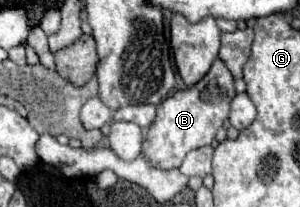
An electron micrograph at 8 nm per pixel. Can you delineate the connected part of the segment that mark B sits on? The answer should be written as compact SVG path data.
M216 59L212 69L208 71L208 75L202 81L198 81L190 89L172 93L170 97L166 97L162 101L162 105L158 105L156 119L148 129L146 141L142 143L144 157L160 169L172 169L182 163L182 157L186 157L186 153L190 149L210 145L214 141L216 131L228 119L230 101L234 95L236 95L234 77L228 71L228 67L224 65L224 61Z

